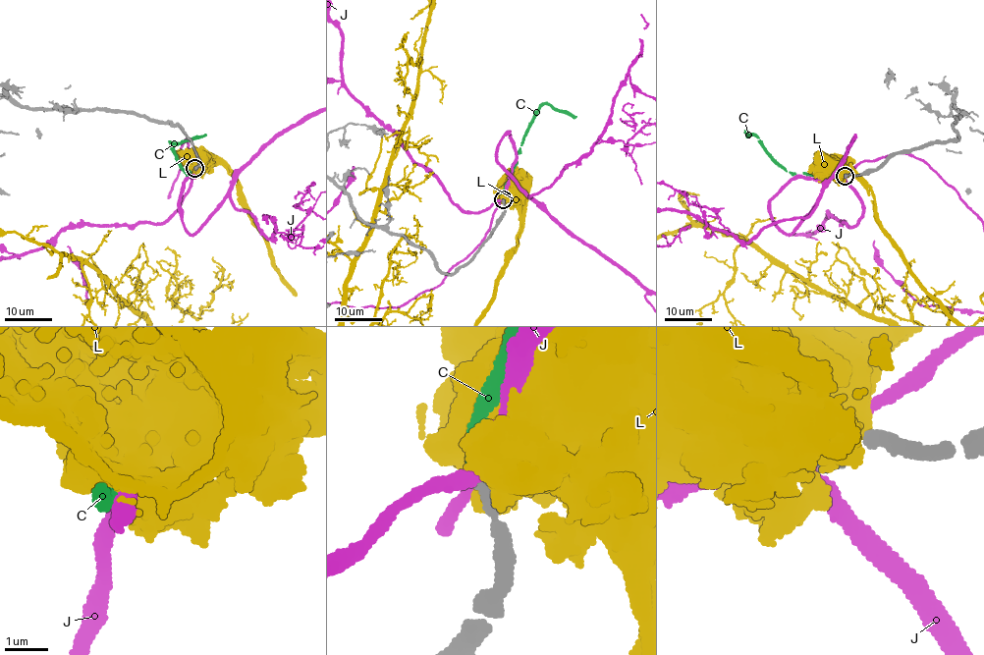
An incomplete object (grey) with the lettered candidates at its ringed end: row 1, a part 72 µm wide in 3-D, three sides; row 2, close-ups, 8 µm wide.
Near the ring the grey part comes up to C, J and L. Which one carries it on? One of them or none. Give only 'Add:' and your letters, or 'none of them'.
Add: C

